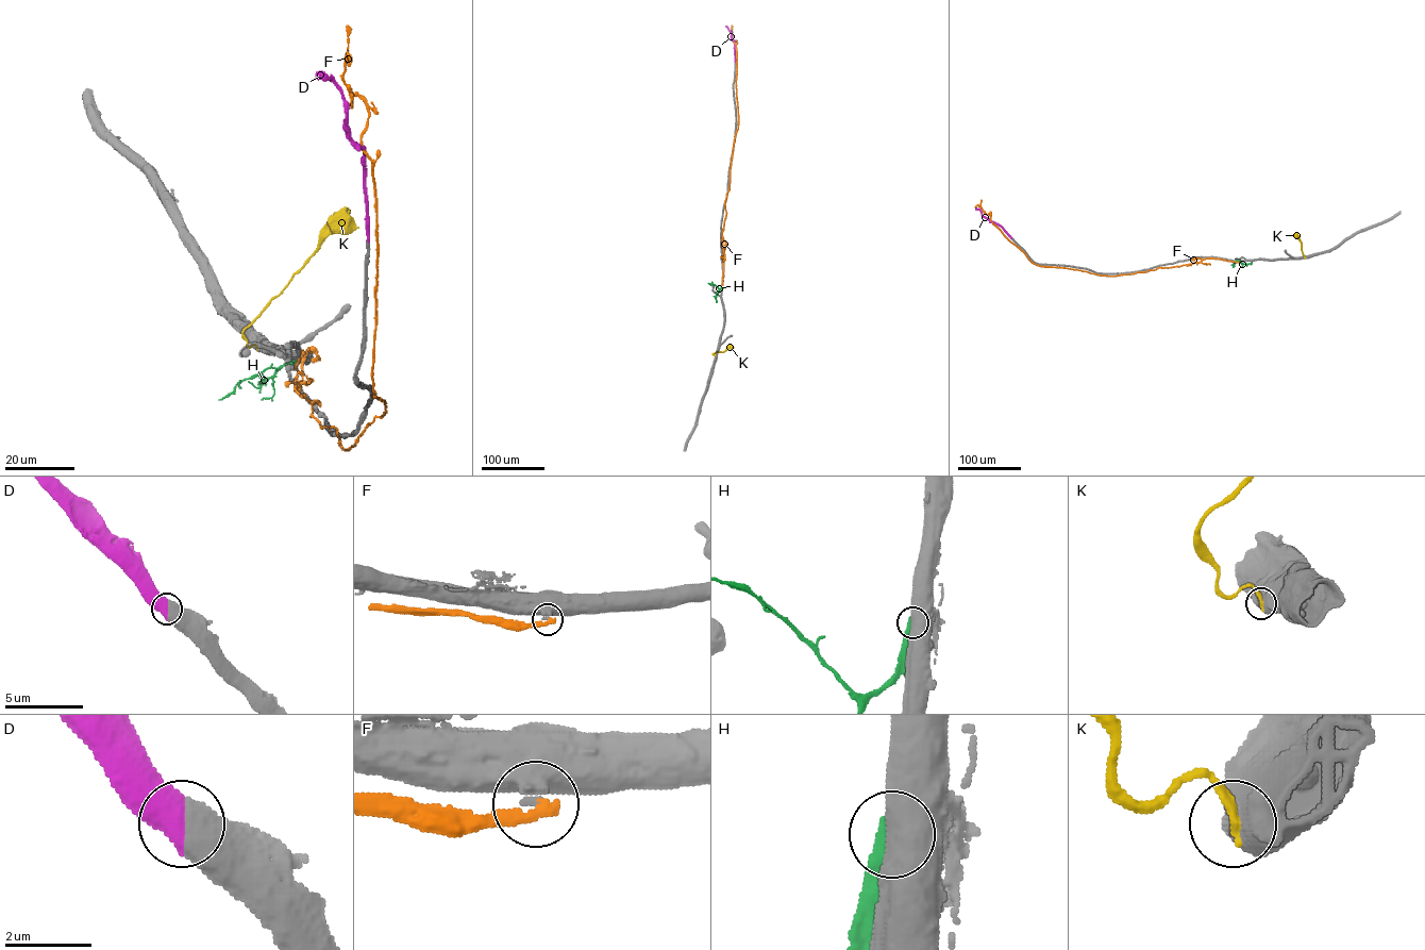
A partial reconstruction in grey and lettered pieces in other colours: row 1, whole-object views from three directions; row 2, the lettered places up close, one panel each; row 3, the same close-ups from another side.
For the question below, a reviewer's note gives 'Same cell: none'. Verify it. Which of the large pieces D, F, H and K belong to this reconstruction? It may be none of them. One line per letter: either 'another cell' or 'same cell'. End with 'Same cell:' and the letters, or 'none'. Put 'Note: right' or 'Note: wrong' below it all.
D: same cell
F: another cell
H: another cell
K: another cell
Same cell: D
Note: wrong

